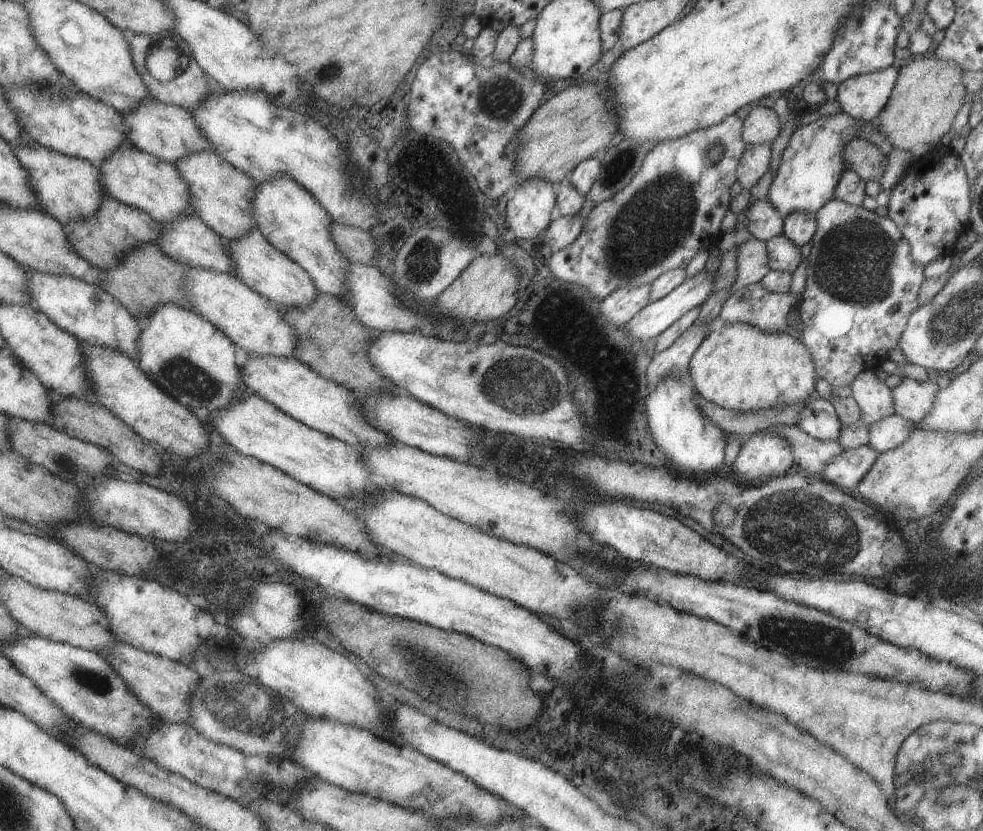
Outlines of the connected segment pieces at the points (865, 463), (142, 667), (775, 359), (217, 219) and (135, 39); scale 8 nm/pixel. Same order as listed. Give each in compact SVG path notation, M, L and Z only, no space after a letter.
M867 446L839 452L831 460L827 460L827 464L823 464L819 472L821 480L839 488L855 490L855 484L863 478L863 474L867 474L867 468L871 468L875 456L877 454Z
M111 640L107 648L99 648L95 654L107 660L107 666L111 666L119 680L125 684L129 696L143 704L143 708L147 708L153 718L187 724L187 696L199 680L199 676L191 672L191 668L187 668L183 662L175 662L165 656L161 658L153 652L143 652L143 648L135 648L119 640Z
M749 324L713 328L691 356L689 378L695 394L727 412L771 412L771 408L803 404L813 396L817 382L805 344L789 334L763 334Z
M191 150L189 154L179 156L173 162L173 168L179 180L187 188L185 200L189 204L189 212L197 216L219 238L223 240L237 238L249 228L255 228L255 222L251 220L251 208L249 208L251 186L255 182L253 178L235 170L231 164L227 164L211 150Z
M121 30L121 36L123 36L123 40L127 42L129 56L131 56L131 64L133 64L133 68L135 68L139 80L143 82L143 86L147 88L147 94L149 94L151 98L155 98L155 100L159 100L159 102L163 102L163 104L179 106L179 108L183 108L183 110L187 110L187 112L189 112L189 108L193 108L193 106L203 98L203 92L207 92L207 90L205 90L205 88L207 88L207 76L201 72L201 68L197 66L197 62L195 62L193 58L189 58L189 64L187 64L187 68L185 68L183 72L177 72L177 76L173 76L173 78L167 80L167 82L159 82L157 78L153 78L153 76L149 74L145 60L147 60L147 54L153 50L153 46L157 46L157 44L161 42L163 32L159 32L159 34L137 34L137 32Z

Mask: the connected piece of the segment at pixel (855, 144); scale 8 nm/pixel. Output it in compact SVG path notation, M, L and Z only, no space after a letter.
M851 138L843 148L843 158L847 170L857 172L857 176L861 176L865 182L879 182L887 166L887 156L875 144L863 138Z

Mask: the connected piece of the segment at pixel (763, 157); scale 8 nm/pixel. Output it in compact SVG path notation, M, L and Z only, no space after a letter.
M771 146L747 148L737 166L737 182L741 184L741 188L751 192L751 188L769 170L769 164L771 164Z

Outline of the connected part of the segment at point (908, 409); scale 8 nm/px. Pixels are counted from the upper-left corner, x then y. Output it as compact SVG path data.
M901 380L895 388L891 388L891 406L893 414L907 420L917 422L927 414L933 404L933 396L939 388L933 382L915 382L915 380Z

